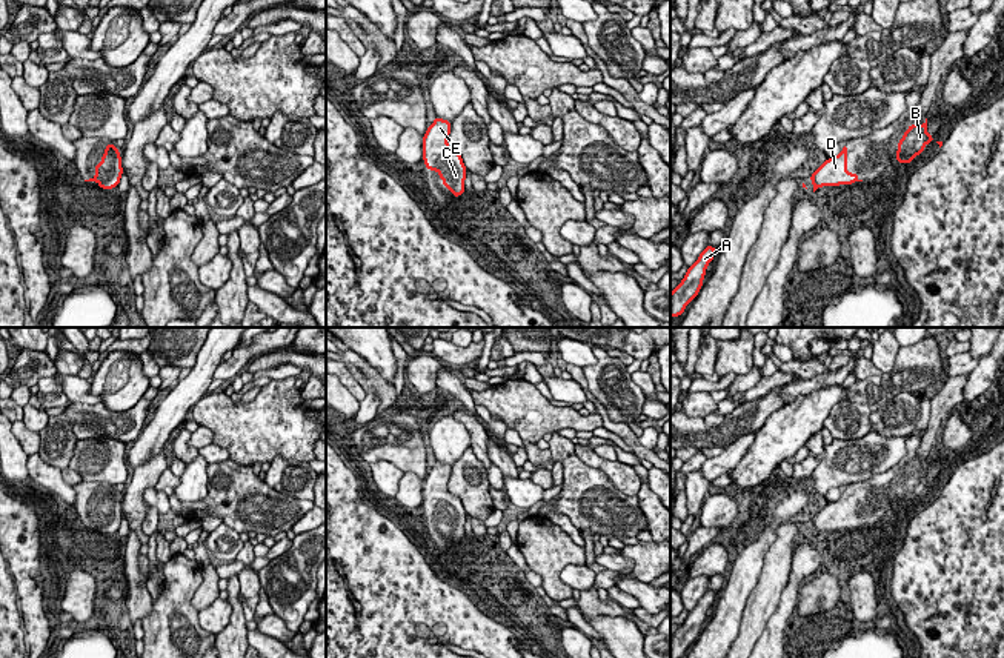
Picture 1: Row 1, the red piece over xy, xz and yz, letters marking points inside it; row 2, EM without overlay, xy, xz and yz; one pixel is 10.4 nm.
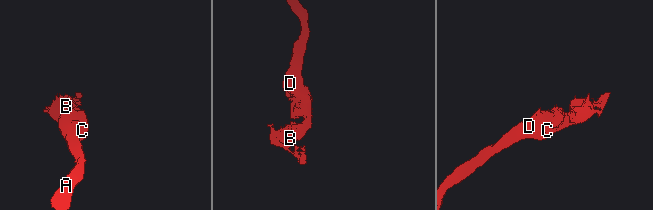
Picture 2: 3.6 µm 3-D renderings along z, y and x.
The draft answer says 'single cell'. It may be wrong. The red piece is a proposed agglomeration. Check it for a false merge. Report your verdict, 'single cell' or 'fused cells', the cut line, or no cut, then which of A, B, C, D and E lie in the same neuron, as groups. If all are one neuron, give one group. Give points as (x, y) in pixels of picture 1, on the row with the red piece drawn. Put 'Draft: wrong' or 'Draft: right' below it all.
single cell | no cut | A B C D E
Draft: right

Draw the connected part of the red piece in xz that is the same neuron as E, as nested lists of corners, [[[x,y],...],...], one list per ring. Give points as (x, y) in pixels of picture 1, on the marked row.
[[[437,117],[423,135],[423,160],[427,169],[438,172],[443,186],[447,186],[454,197],[460,197],[466,189],[467,169],[461,155],[449,148],[449,134],[450,121]]]

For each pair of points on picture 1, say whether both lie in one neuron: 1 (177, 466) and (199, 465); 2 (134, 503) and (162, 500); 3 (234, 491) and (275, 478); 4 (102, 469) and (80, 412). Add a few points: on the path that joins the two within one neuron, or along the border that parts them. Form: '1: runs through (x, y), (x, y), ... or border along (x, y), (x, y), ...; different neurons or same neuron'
1: border along (186, 465), (179, 477); different neurons
2: border along (154, 486), (143, 492), (143, 498), (149, 505); different neurons
3: border along (263, 480), (277, 491), (299, 498); different neurons
4: border along (77, 440), (117, 438), (125, 445); different neurons

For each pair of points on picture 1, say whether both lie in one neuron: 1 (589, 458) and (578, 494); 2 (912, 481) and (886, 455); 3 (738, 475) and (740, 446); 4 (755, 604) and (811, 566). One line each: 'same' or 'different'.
1: different
2: different
3: different
4: different

